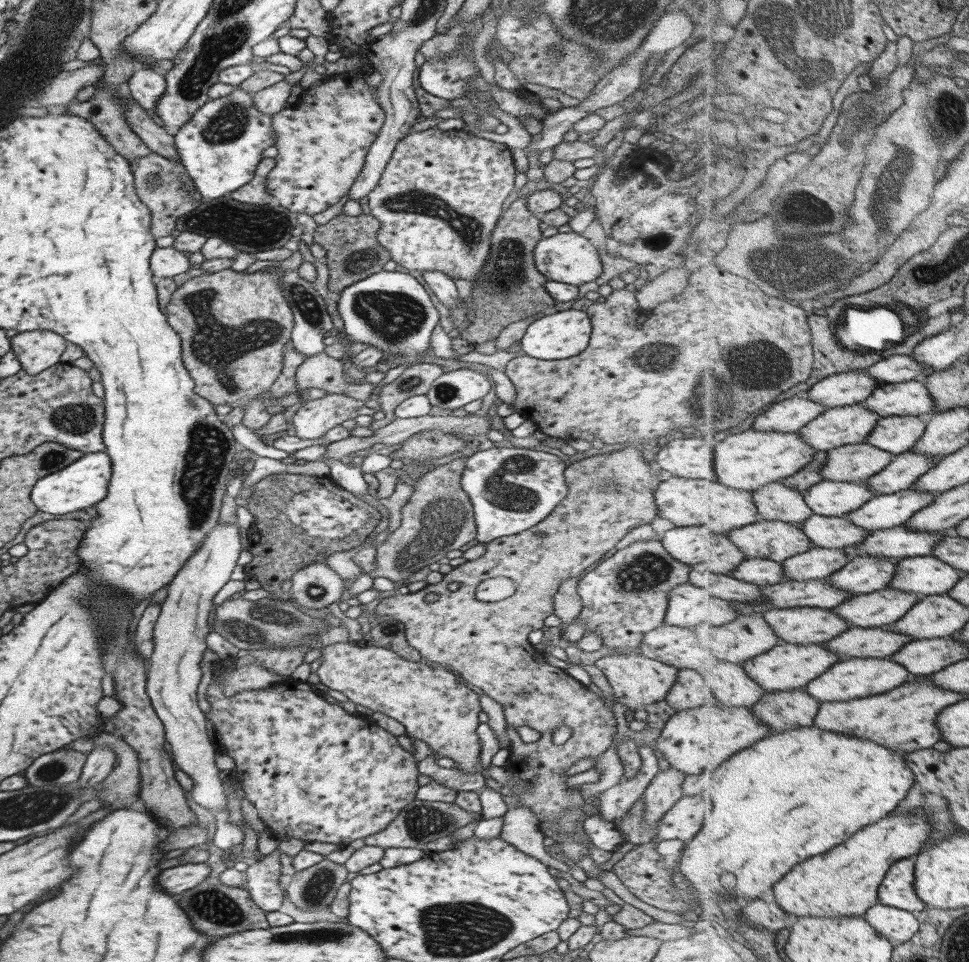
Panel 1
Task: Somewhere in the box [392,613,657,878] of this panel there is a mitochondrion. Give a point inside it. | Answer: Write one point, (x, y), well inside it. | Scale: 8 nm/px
(422, 821)

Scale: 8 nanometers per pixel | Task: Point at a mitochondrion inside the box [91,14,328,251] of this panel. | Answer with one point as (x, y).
(230, 123)

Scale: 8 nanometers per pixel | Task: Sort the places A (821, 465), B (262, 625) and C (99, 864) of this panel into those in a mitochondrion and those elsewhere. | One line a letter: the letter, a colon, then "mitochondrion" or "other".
A: other
B: mitochondrion
C: other

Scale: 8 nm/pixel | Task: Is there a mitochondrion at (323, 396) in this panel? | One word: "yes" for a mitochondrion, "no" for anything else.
no

